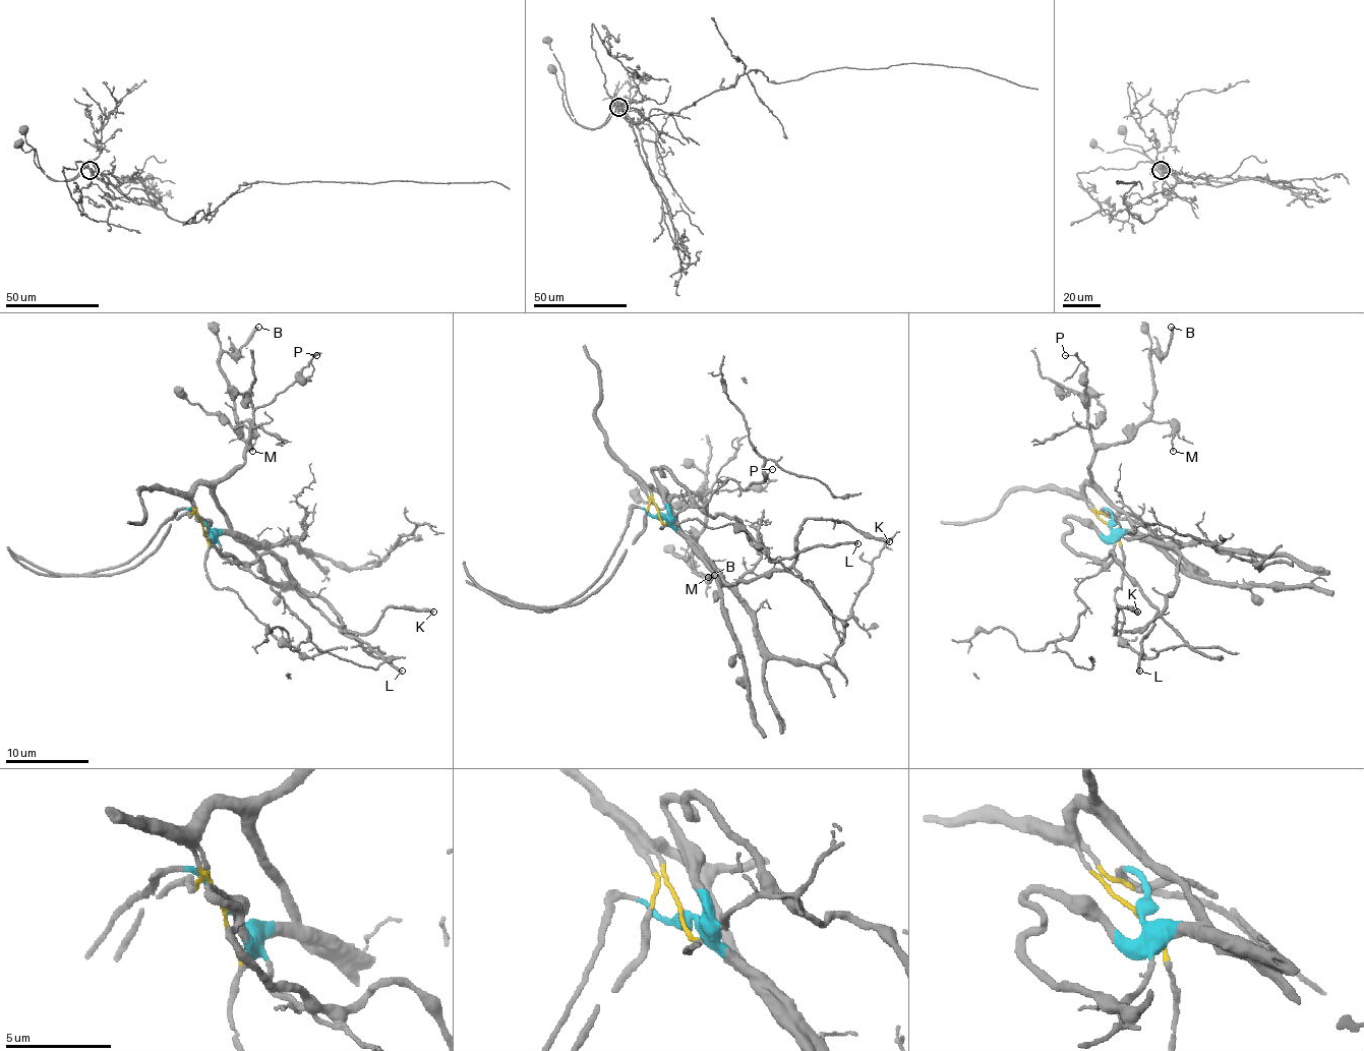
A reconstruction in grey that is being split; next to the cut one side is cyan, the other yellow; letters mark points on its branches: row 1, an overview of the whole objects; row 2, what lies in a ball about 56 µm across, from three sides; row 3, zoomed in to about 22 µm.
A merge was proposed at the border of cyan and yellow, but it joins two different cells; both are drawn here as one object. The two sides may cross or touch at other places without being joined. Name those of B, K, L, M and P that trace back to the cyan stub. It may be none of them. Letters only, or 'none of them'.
K, L

